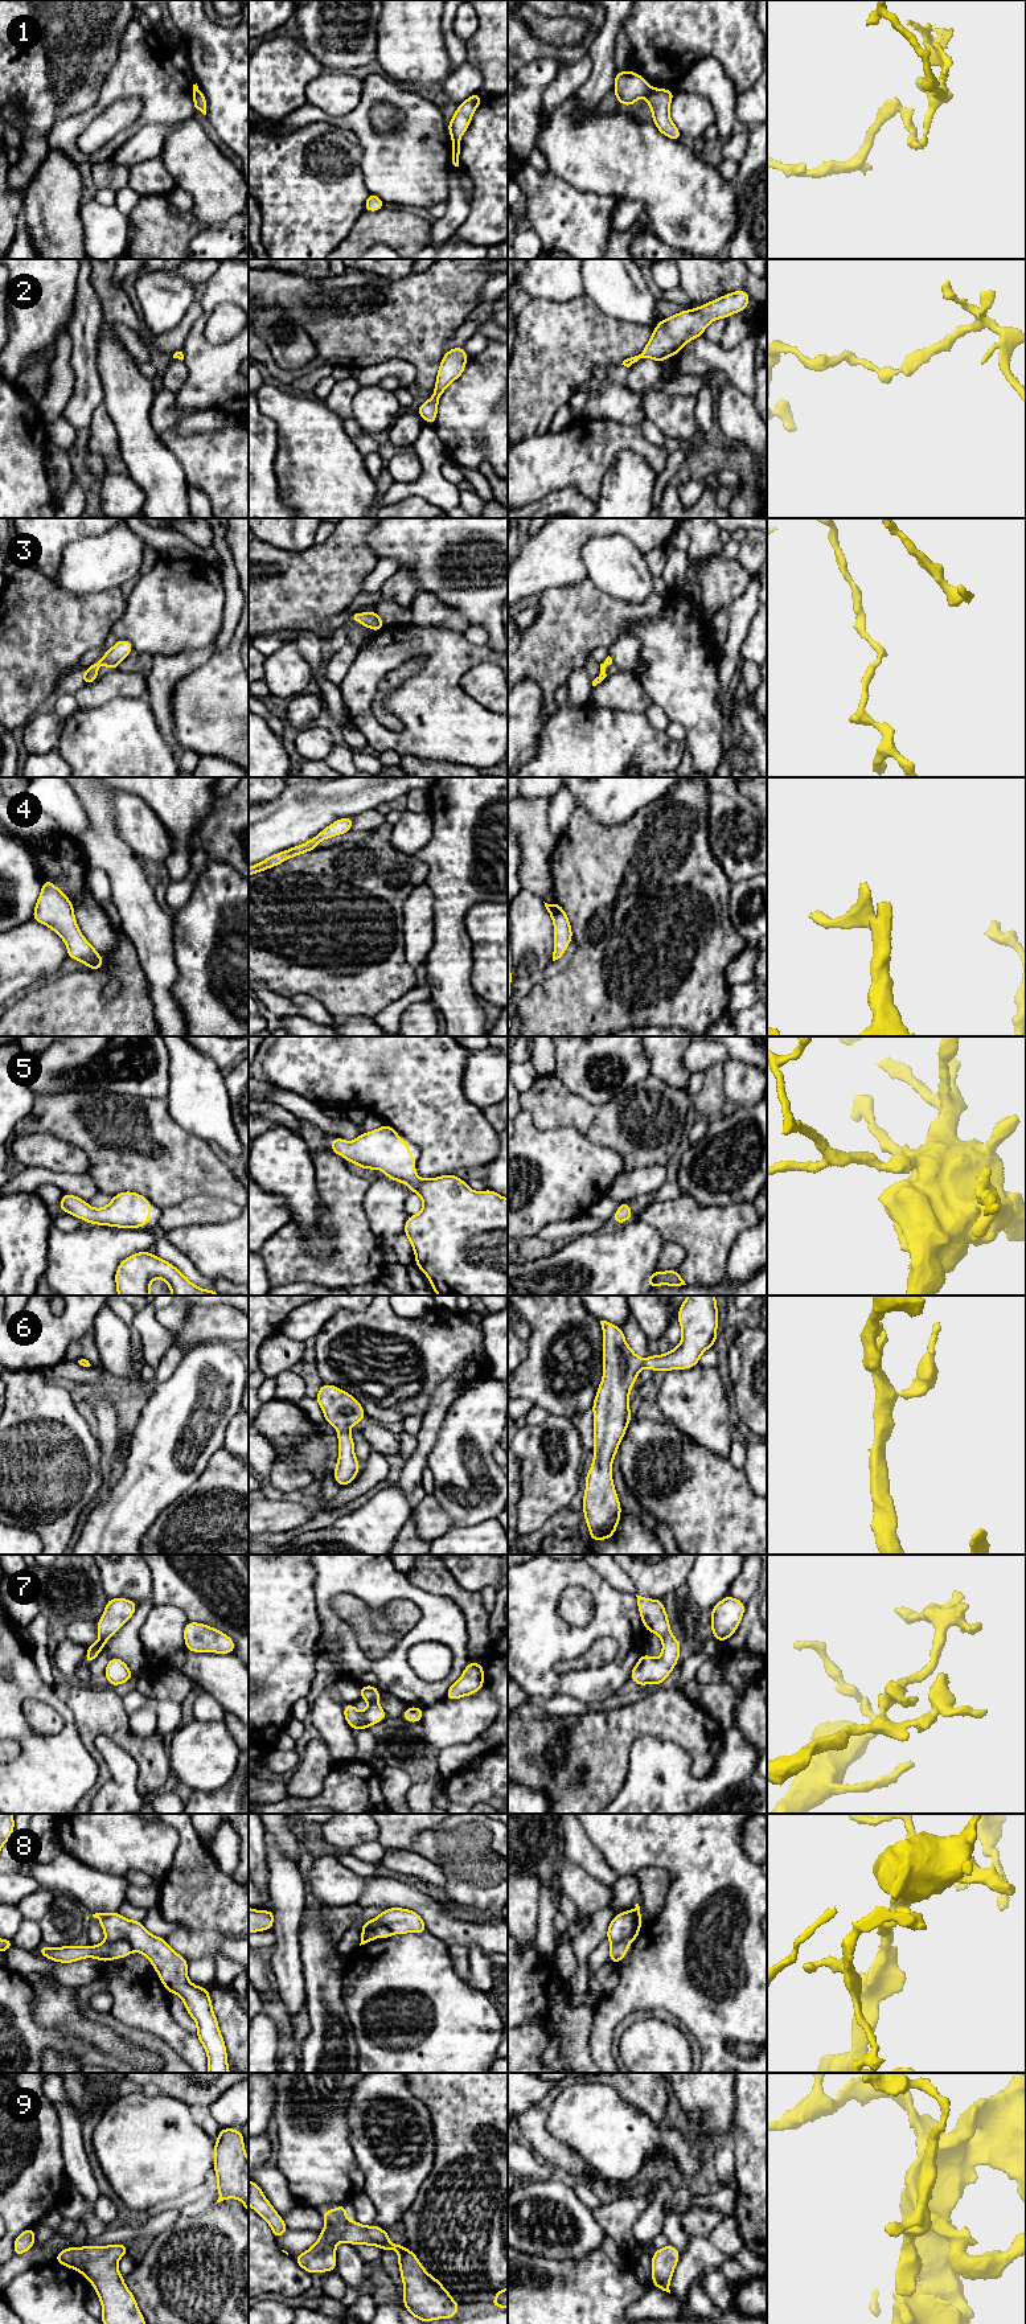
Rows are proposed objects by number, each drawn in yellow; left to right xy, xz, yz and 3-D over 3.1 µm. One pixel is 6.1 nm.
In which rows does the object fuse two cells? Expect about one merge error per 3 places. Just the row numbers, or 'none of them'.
1, 8

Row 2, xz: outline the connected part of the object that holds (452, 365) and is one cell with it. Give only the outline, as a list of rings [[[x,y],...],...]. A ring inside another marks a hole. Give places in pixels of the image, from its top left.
[[[463,346],[450,349],[443,356],[438,370],[432,398],[427,399],[415,410],[423,418],[423,420],[435,426],[439,398],[444,393],[447,386],[463,374],[467,360],[468,354],[465,353]]]

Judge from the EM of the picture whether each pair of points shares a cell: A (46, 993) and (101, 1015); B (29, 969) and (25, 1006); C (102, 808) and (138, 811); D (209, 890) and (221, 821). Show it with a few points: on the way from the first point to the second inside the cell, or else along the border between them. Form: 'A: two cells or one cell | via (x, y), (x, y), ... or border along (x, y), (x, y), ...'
A: one cell | via (60, 1006), (69, 1015), (87, 1015)
B: two cells | border along (54, 977), (28, 988), (13, 1000)
C: two cells | border along (110, 791), (113, 795), (114, 826), (122, 838)
D: two cells | border along (208, 858), (228, 862), (234, 869)

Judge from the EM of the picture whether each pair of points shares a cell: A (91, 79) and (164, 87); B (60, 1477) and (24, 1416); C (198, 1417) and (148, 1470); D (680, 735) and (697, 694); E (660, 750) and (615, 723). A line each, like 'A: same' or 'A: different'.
A: different
B: same
C: same
D: different
E: same

